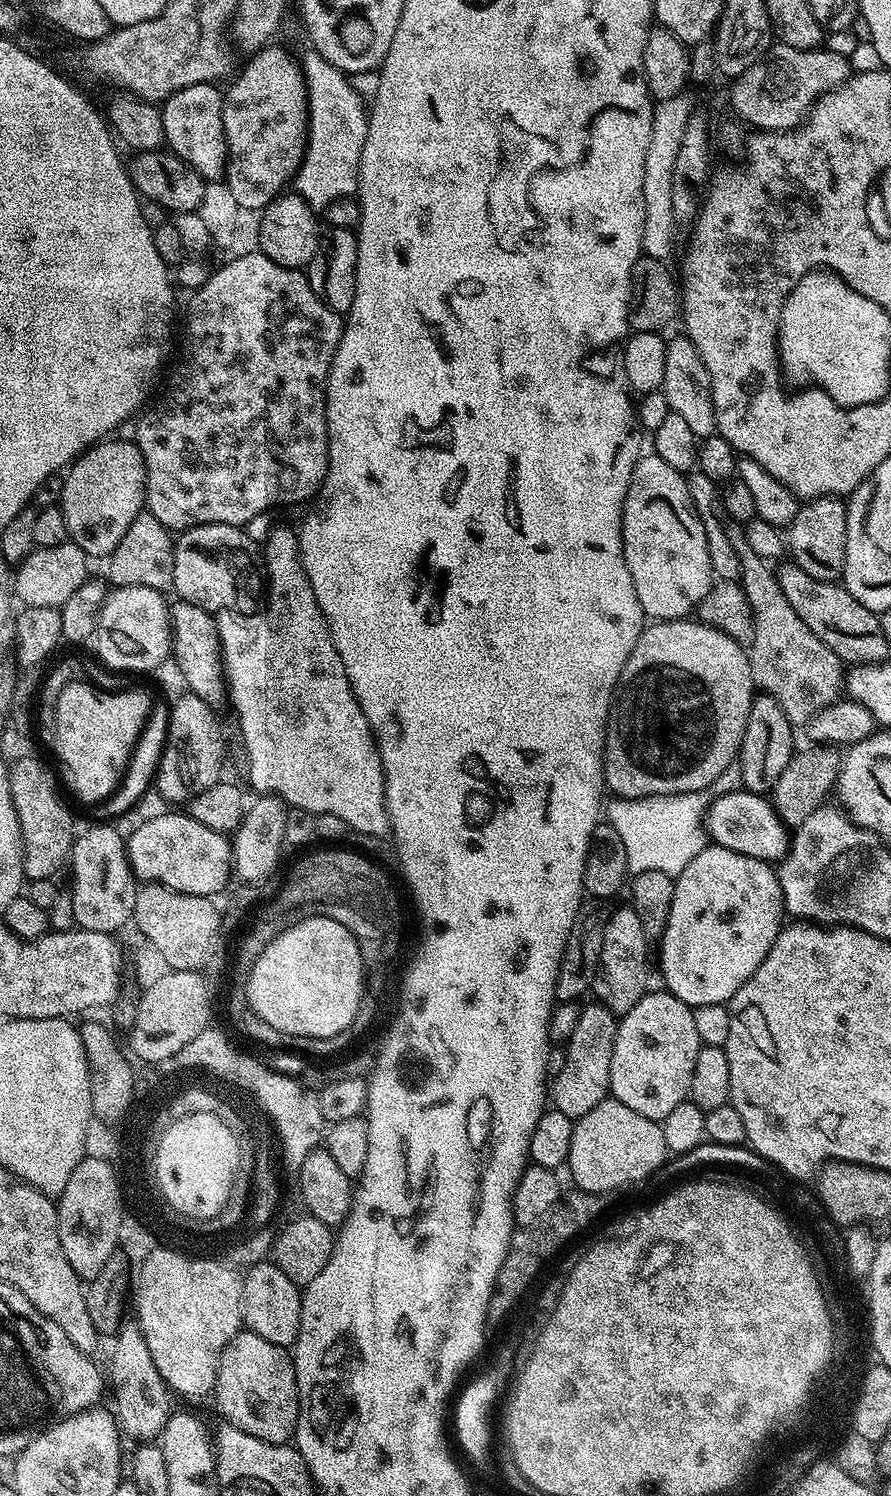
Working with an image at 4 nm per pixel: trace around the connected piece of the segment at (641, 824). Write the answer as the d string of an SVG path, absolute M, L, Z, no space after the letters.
M707 791L687 792L684 796L647 796L637 800L613 799L612 805L607 805L607 823L618 830L618 835L622 838L622 843L626 845L626 862L628 863L629 873L635 874L642 870L662 870L662 874L670 874L672 877L679 876L686 866L706 846L706 829L704 817L710 803L710 796Z

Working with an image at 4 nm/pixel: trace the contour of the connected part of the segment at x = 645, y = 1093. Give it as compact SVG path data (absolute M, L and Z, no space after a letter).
M649 990L634 1007L619 1017L614 1038L614 1058L610 1058L611 1099L622 1102L622 1106L630 1106L630 1110L642 1114L642 1118L650 1118L662 1122L674 1106L685 1103L692 1091L694 1078L694 1062L702 1047L698 1038L698 1030L694 1027L694 1011L678 998L674 998L666 990Z

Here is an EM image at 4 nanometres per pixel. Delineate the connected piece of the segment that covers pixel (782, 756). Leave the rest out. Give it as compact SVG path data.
M760 694L753 699L738 757L740 783L747 791L771 793L778 778L782 778L782 770L786 770L794 755L792 732L794 725L788 721L782 706L778 706L778 702L774 702L772 696Z

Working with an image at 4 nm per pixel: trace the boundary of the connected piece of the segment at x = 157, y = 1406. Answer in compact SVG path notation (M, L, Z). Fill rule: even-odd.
M125 1318L121 1321L114 1343L116 1345L112 1348L112 1365L106 1368L106 1372L110 1377L110 1396L112 1392L116 1399L114 1415L117 1425L127 1439L129 1436L135 1442L155 1441L162 1434L174 1411L168 1383L162 1378L162 1374L158 1374L154 1358L150 1358L150 1346L146 1346L146 1338L140 1333L139 1320Z

